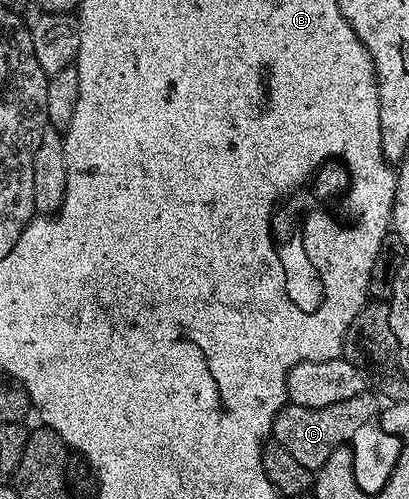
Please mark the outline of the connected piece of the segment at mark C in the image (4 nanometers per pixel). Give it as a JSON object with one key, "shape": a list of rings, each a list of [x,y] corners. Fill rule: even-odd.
{"shape":[[[370,390],[361,392],[357,397],[349,397],[349,401],[337,401],[337,405],[325,405],[325,409],[309,409],[288,405],[282,407],[275,418],[273,428],[274,442],[279,443],[305,469],[313,473],[329,461],[334,451],[350,444],[357,429],[367,421],[379,419],[381,415],[381,399]]]}

